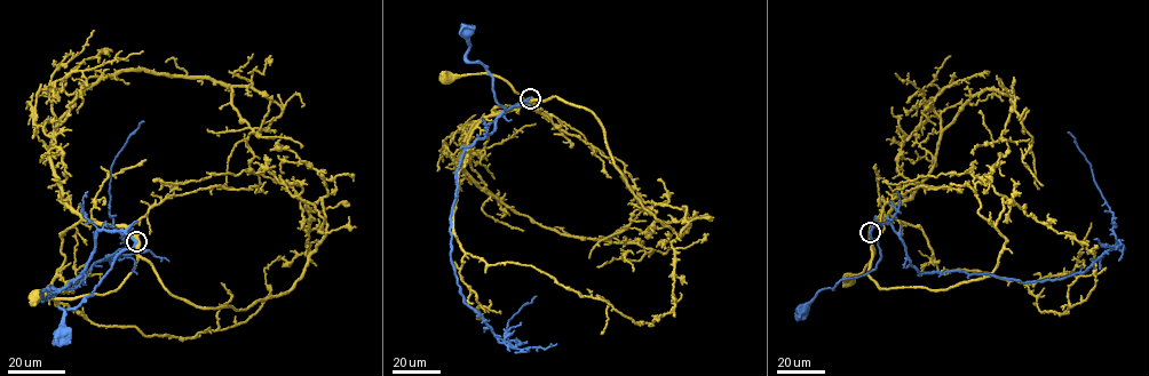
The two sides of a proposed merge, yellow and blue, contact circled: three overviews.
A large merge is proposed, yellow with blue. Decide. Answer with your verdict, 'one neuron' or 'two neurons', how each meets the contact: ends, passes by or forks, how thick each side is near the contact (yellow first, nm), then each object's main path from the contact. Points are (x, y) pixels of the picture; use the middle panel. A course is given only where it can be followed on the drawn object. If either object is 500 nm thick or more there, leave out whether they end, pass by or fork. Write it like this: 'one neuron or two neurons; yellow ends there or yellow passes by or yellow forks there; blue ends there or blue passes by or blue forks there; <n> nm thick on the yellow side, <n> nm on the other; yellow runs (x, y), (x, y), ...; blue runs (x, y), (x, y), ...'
two neurons; yellow passes by; blue passes by; 480 nm thick on the yellow side, 360 nm on the other; yellow runs (530, 98), (530, 102), (527, 101), (500, 78), (485, 73), (446, 77); blue runs (530, 98), (508, 109), (499, 104), (493, 92), (492, 76), (481, 63), (465, 57), (468, 31)

